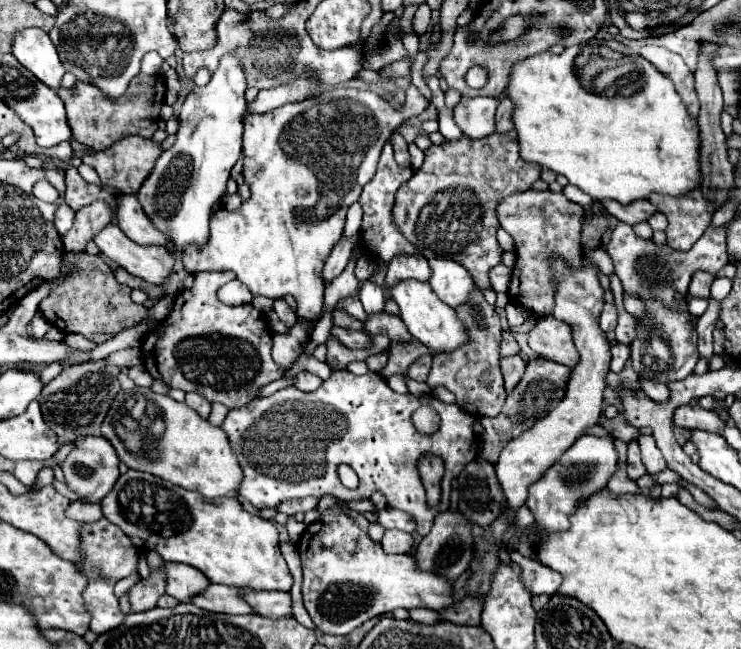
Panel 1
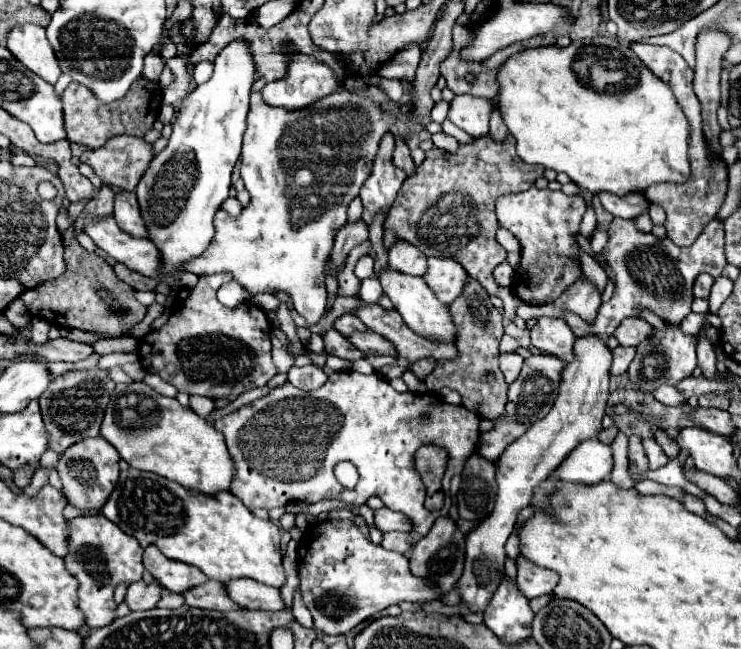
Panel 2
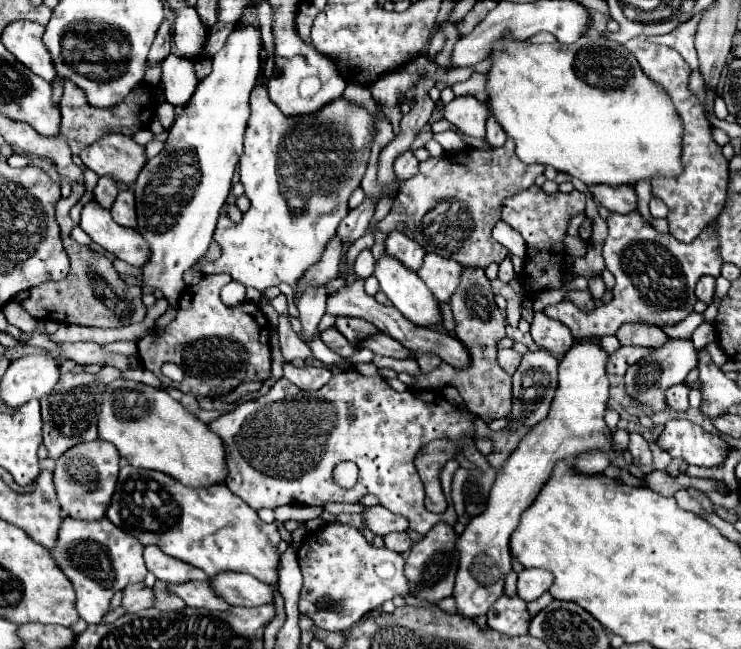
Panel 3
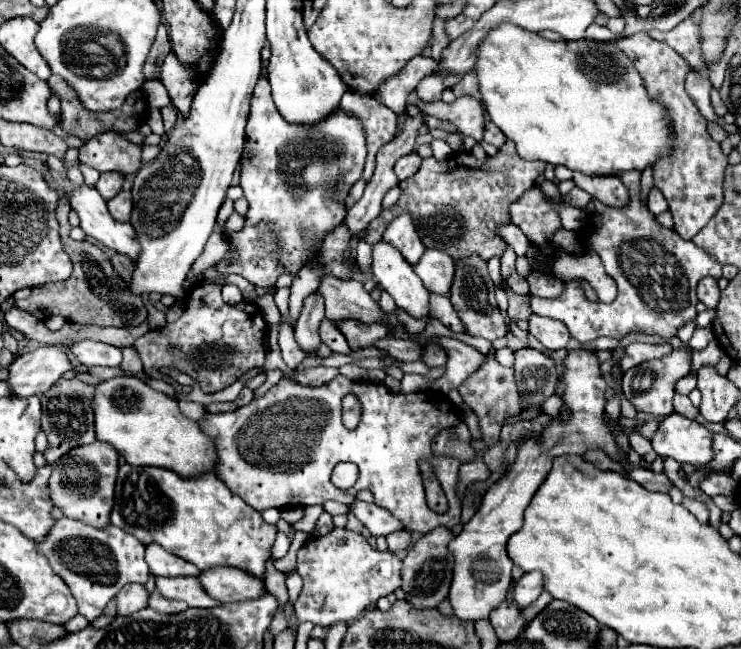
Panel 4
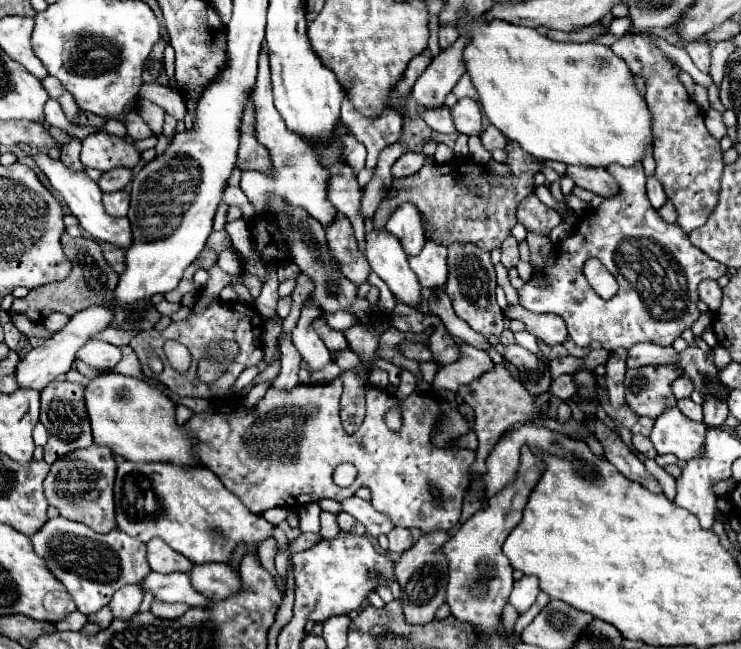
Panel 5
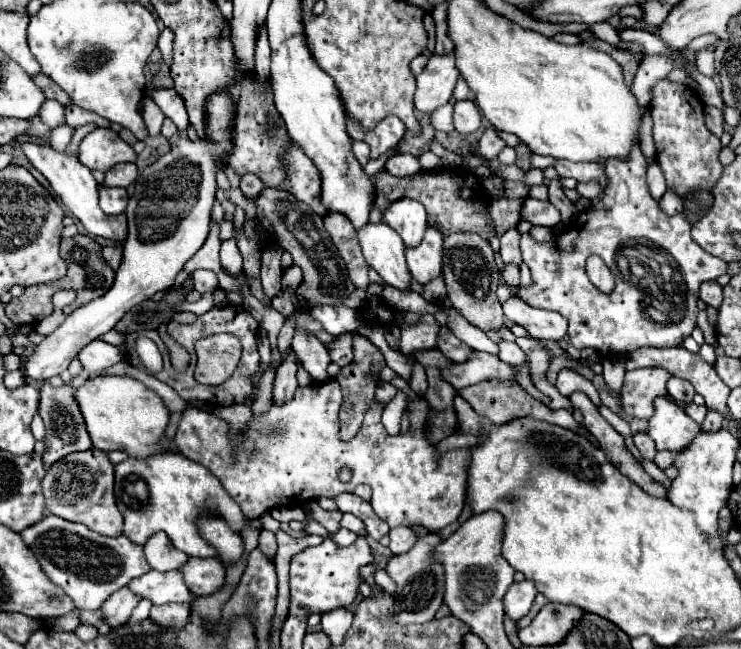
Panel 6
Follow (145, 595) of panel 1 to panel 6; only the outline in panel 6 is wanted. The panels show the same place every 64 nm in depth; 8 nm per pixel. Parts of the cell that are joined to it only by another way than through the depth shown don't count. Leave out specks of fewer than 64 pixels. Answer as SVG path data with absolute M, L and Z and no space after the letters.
M120 588L104 602L102 612L106 614L106 620L110 626L120 626L130 620L130 614L138 606L138 602L140 602L140 598L132 590Z

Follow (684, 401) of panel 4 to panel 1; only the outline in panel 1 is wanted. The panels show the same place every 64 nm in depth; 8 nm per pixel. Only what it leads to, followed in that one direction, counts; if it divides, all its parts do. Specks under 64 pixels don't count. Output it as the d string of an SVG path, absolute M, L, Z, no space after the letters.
M640 378L638 384L640 384L640 388L642 388L652 400L656 400L656 402L666 402L666 400L668 400L668 388L666 388L666 384L654 382L654 380L650 380L650 378Z

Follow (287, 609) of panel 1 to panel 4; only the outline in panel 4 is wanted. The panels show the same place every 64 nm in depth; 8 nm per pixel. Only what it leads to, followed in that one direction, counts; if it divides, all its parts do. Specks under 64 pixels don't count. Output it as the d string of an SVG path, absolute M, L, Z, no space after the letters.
M218 568L198 576L202 588L218 602L246 602L266 594L266 586L260 578L254 578L242 570Z

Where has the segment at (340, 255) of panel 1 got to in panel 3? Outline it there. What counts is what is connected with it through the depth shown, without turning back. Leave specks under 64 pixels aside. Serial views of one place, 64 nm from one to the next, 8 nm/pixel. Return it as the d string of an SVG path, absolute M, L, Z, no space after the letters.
M366 198L364 204L358 206L356 210L350 210L350 214L338 226L336 236L340 238L340 242L344 246L350 246L358 238L362 238L368 230L368 224L370 224L372 216L374 216L374 204L370 202L370 198Z

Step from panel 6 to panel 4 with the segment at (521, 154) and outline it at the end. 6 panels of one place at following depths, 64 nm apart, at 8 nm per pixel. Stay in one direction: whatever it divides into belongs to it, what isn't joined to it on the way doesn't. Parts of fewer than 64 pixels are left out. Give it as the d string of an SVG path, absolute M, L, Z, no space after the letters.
M506 140L496 156L486 156L484 160L474 158L470 152L454 154L442 162L426 158L414 178L400 182L400 188L404 190L400 200L368 224L362 240L370 246L376 244L386 226L398 214L408 212L426 248L442 250L454 260L462 260L472 254L478 254L484 262L494 256L502 258L506 244L494 234L494 228L510 222L506 214L510 202L518 200L528 188L534 186L536 178L544 172L544 166L544 162L522 162L514 150L514 142L510 140Z

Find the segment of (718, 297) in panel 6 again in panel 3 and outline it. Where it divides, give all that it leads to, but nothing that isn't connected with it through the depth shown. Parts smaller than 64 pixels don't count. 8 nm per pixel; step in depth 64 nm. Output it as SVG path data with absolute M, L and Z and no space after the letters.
M702 276L696 284L696 296L698 300L710 304L712 296L714 296L714 278L712 276Z

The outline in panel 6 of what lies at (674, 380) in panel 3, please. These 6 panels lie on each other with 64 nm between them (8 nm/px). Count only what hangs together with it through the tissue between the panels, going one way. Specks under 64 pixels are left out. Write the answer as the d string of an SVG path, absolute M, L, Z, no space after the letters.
M638 368L626 372L620 402L626 414L634 418L650 418L654 414L654 400L666 398L666 382L672 378L668 370L662 368Z

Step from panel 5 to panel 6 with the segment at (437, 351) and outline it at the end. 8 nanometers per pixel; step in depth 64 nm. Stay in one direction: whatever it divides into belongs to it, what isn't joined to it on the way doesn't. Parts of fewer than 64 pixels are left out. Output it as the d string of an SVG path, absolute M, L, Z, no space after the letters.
M440 326L436 350L440 350L450 362L464 362L466 354L470 354L472 348L466 346L464 342L460 342L446 326Z

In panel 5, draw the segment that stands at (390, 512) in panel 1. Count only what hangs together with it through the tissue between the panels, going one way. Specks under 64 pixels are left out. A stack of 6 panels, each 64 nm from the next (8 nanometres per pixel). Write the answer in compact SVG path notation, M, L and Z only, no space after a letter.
M358 496L346 498L346 500L342 502L342 508L344 508L344 512L348 512L350 516L354 516L358 522L362 522L374 538L378 538L380 534L388 534L388 532L394 528L392 520L390 520L388 516L380 514L370 502L360 500Z

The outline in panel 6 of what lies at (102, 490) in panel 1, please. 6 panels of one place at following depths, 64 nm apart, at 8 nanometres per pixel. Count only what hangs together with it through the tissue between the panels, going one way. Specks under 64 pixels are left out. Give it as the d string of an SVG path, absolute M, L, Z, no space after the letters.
M98 448L68 454L66 458L50 466L42 480L46 508L52 514L70 522L86 524L90 530L104 536L122 534L122 514L116 508L112 488L114 488L114 464L110 462L108 452Z

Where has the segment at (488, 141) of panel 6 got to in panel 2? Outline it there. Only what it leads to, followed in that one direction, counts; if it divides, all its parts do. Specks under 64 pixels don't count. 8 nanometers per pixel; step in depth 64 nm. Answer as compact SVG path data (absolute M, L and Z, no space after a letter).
M496 108L496 110L492 112L492 120L490 120L490 136L494 136L496 142L502 142L502 140L506 138L506 134L508 134L508 128L506 128L506 124L504 124L504 120L502 120L500 110Z

